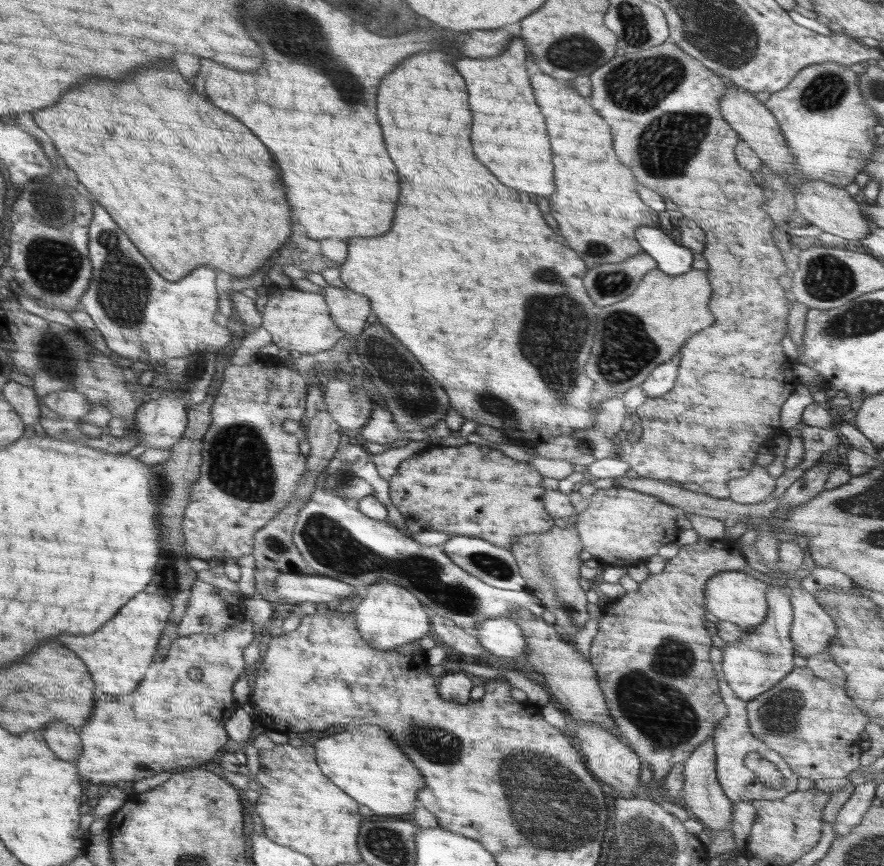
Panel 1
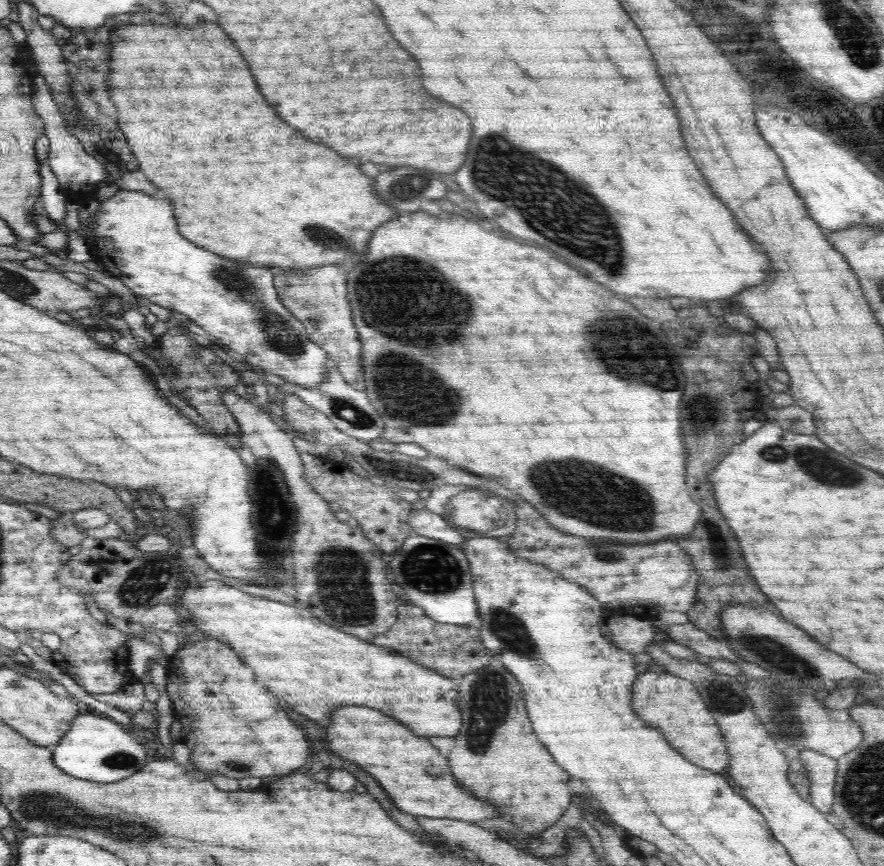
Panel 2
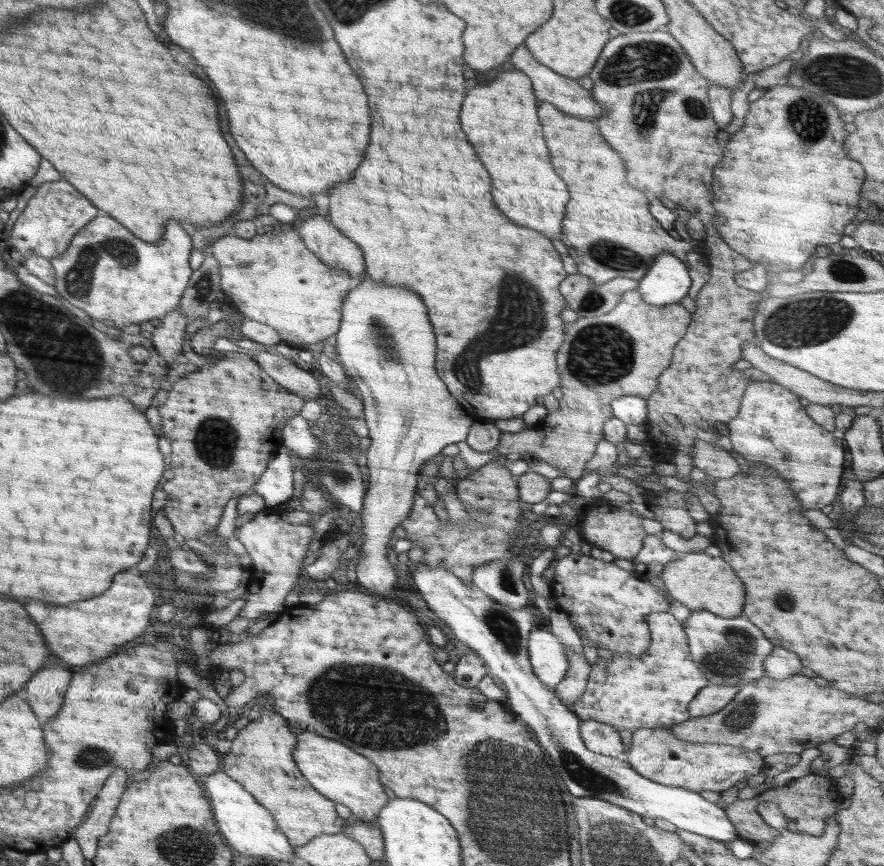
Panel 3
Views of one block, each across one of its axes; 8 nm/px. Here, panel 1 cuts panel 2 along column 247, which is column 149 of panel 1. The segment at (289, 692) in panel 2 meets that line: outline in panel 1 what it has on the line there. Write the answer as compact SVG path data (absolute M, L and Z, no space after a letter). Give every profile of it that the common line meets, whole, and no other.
M142 592L126 602L126 606L122 606L106 626L102 626L102 630L82 636L60 634L58 640L66 642L70 650L78 650L78 654L82 654L82 662L86 662L86 666L90 666L90 674L94 674L96 690L104 694L128 694L138 686L150 666L170 610L170 602L162 596Z

